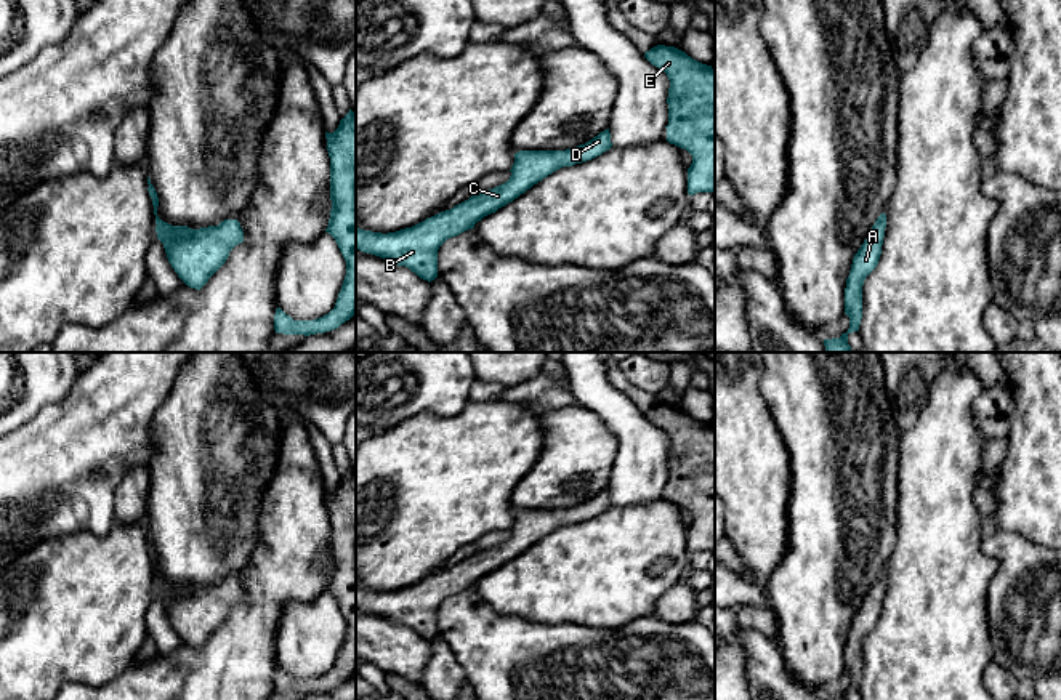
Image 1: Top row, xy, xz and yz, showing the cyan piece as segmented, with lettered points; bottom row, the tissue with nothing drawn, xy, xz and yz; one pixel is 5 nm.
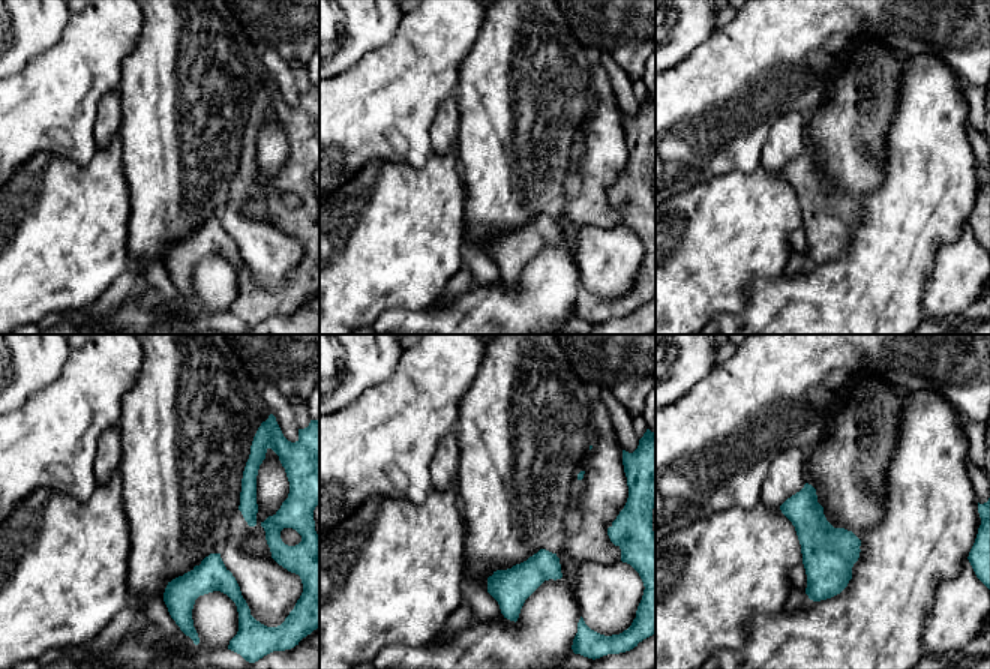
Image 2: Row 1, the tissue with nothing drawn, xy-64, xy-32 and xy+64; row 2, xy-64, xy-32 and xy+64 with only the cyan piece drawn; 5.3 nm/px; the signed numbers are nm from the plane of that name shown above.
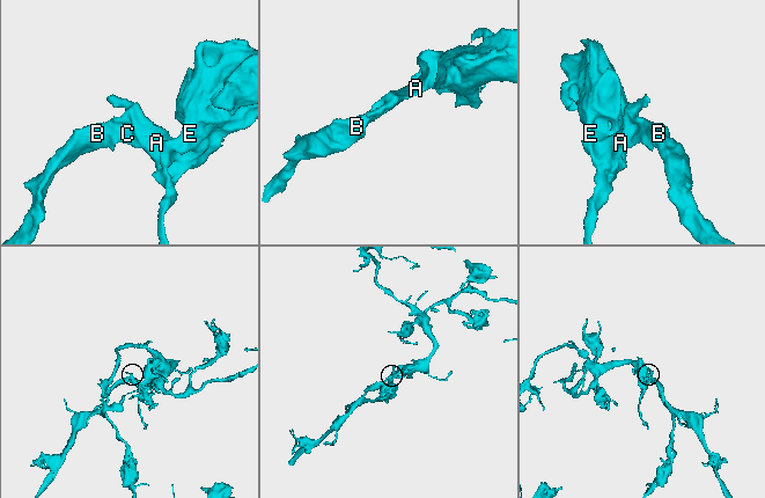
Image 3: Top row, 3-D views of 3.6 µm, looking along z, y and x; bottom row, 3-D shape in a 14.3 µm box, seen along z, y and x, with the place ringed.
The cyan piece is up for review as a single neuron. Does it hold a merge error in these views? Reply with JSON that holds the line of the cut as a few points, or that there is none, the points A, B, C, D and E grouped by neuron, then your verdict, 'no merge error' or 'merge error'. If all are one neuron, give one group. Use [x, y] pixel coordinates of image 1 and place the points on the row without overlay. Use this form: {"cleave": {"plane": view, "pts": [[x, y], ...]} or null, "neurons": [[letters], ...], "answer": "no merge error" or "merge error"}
{"cleave": null, "neurons": [["A", "B", "C", "D", "E"]], "answer": "no merge error"}

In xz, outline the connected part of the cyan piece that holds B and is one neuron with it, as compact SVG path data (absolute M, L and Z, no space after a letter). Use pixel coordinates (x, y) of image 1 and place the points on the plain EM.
M609 487L585 503L566 509L519 509L506 541L476 551L450 569L396 591L356 586L356 607L405 625L423 639L438 636L438 609L450 596L473 588L484 575L518 557L534 543L563 525L591 519L612 506Z

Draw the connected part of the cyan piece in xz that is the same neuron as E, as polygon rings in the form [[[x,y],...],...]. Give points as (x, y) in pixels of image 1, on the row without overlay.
[[[657,404],[644,416],[670,439],[667,500],[692,514],[688,553],[715,551],[715,429],[675,405]]]

